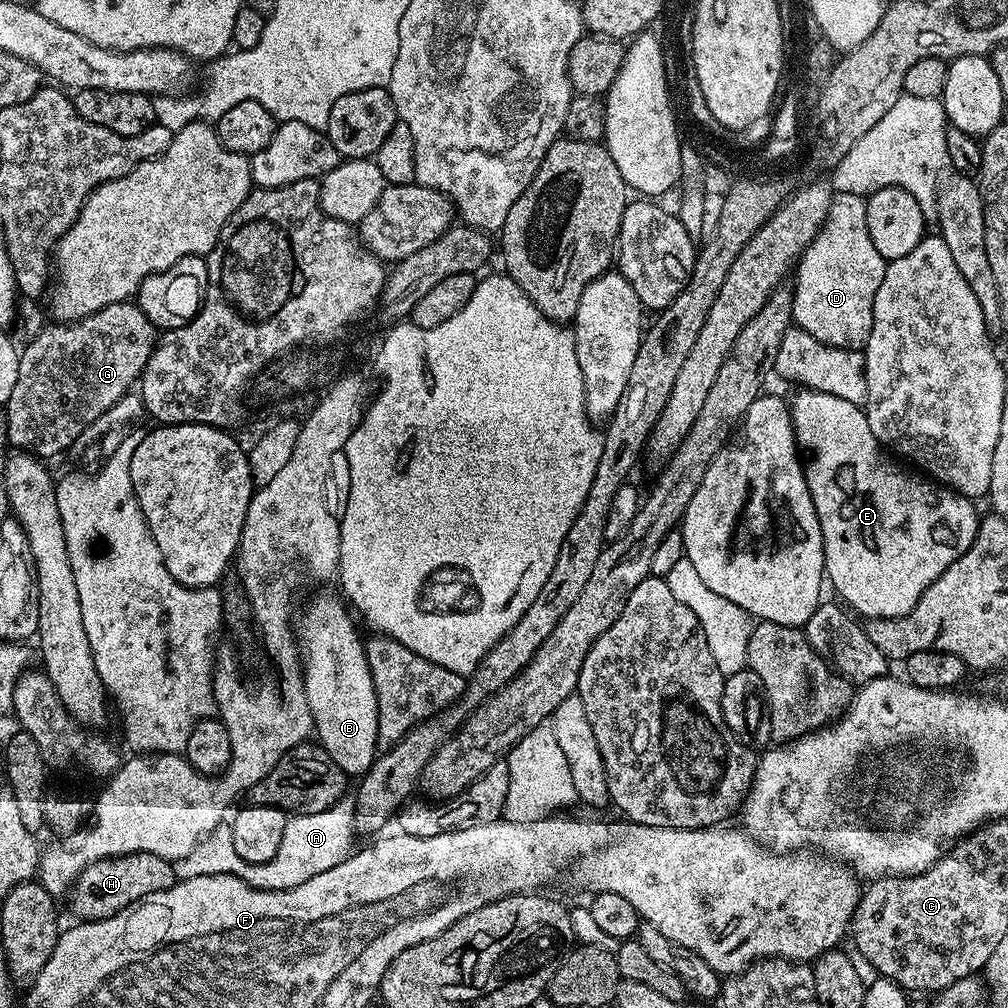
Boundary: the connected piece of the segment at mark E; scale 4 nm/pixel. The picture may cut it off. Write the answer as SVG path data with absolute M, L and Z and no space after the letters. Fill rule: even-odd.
M809 390L791 397L796 446L802 453L804 477L818 514L824 543L827 583L857 617L885 620L910 614L924 591L974 542L981 517L971 499L931 479L911 476L884 455L885 449L870 430L867 411L832 394Z

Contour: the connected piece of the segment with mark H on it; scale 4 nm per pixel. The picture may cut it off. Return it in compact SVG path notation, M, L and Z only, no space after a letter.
M130 854L114 856L111 860L99 860L90 865L70 889L72 912L81 921L105 920L122 910L139 904L150 894L160 890L170 890L177 882L176 870L171 860L158 858L158 854Z

